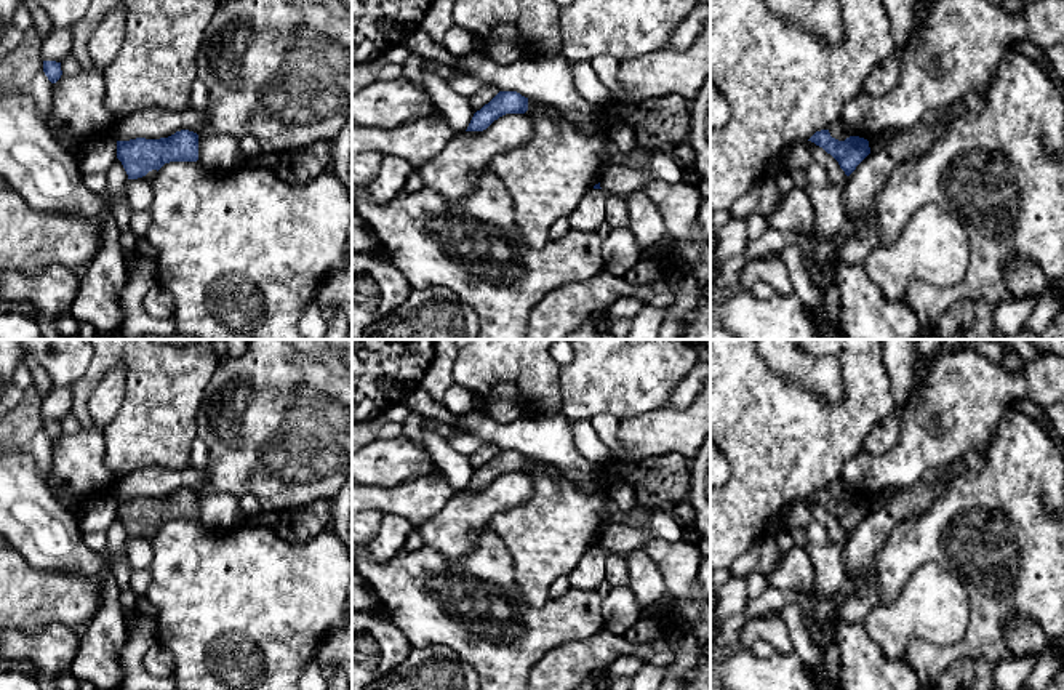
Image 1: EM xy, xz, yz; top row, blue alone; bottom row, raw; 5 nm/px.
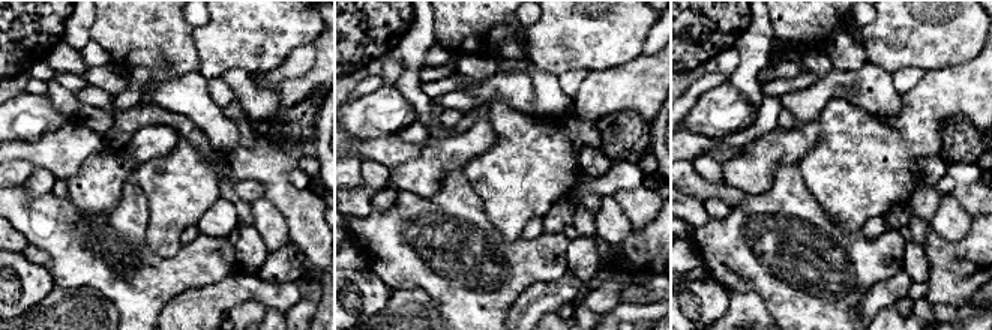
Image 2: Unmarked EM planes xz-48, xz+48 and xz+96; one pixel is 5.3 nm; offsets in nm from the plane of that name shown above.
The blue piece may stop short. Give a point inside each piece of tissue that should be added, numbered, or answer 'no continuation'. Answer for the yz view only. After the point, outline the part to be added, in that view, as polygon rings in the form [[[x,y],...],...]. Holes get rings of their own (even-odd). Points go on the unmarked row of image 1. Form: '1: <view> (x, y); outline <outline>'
no continuation

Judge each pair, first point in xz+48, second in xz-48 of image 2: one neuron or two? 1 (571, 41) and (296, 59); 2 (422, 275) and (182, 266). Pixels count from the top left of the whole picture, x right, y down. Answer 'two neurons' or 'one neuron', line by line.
1: two neurons
2: one neuron

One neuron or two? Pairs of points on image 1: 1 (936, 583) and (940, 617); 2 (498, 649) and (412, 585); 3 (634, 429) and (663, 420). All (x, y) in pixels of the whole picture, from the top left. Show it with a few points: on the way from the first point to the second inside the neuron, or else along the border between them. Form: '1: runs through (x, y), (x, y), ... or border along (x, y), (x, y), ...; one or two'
1: runs through (936, 591), (936, 605), (940, 609); one
2: runs through (477, 628), (463, 623), (440, 601), (432, 599); one
3: runs through (640, 429), (653, 429), (656, 426); one

